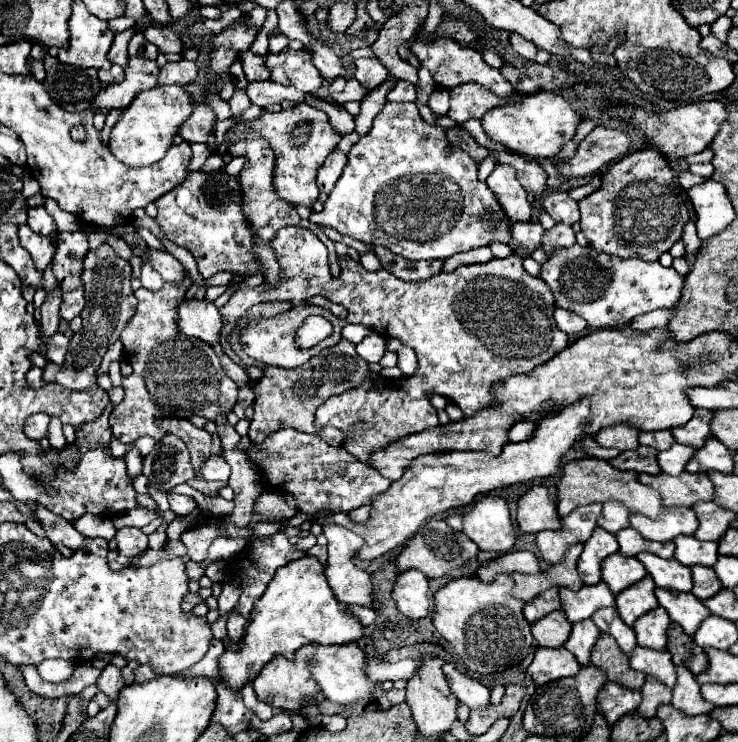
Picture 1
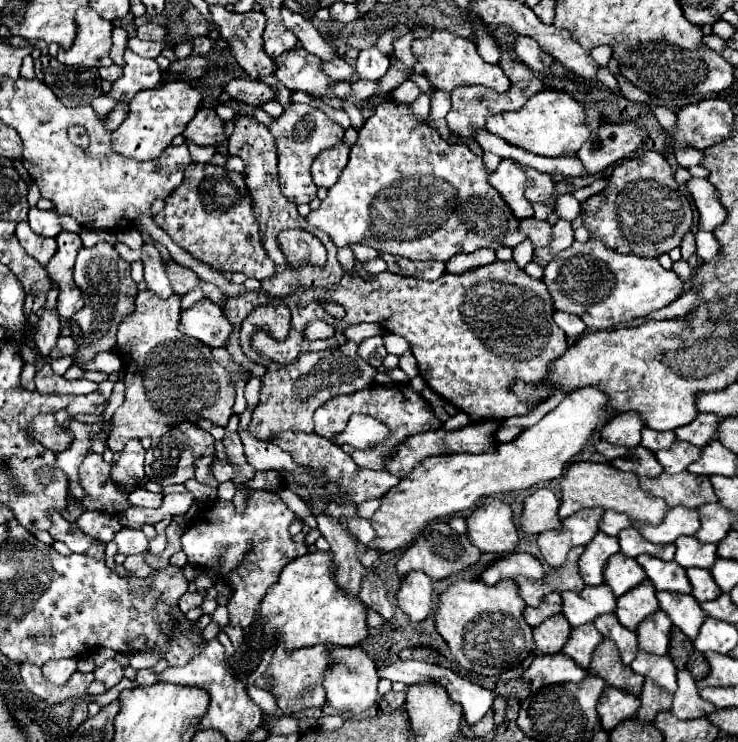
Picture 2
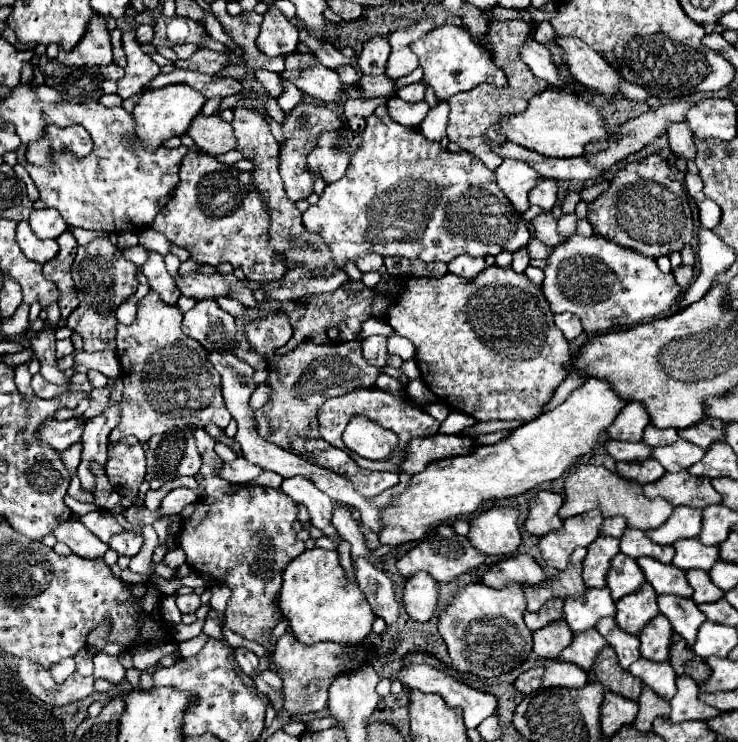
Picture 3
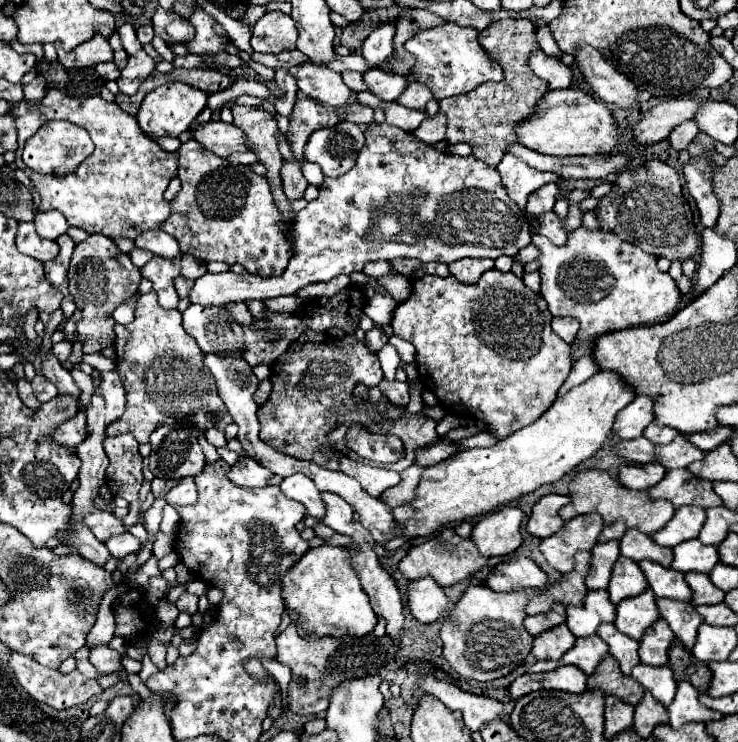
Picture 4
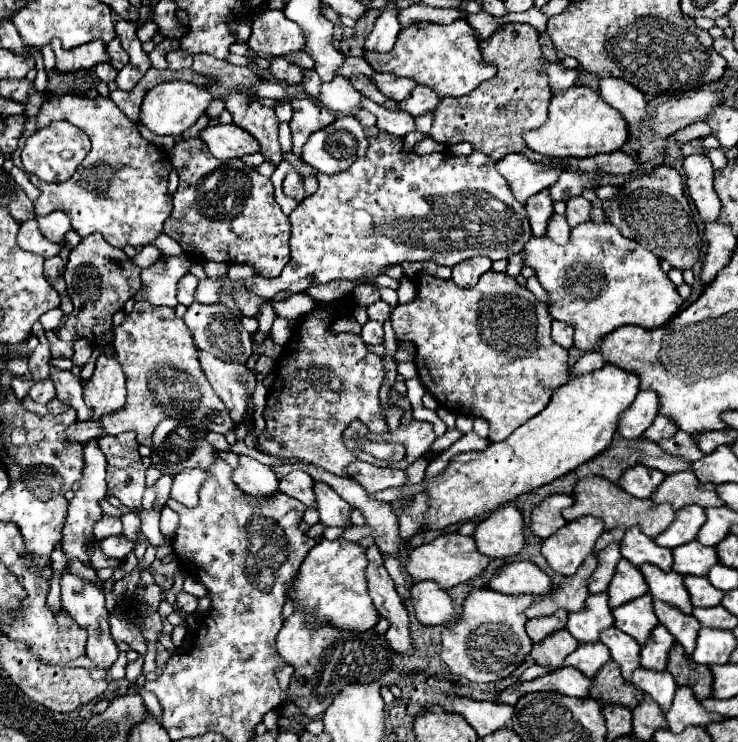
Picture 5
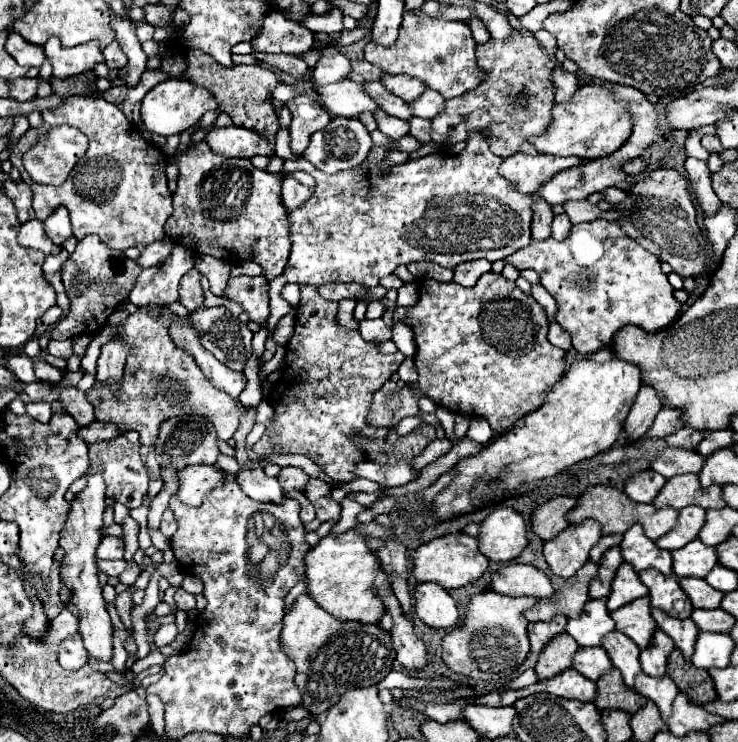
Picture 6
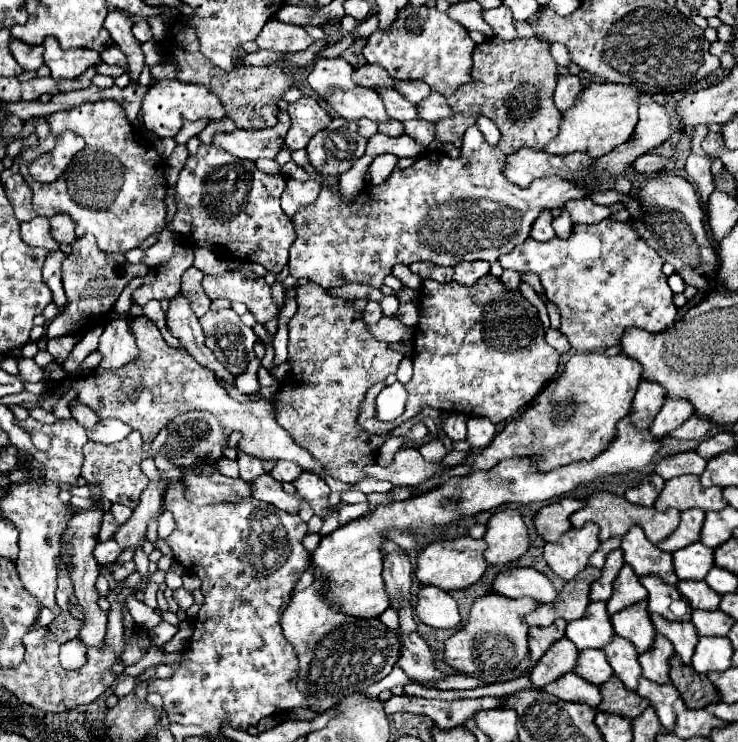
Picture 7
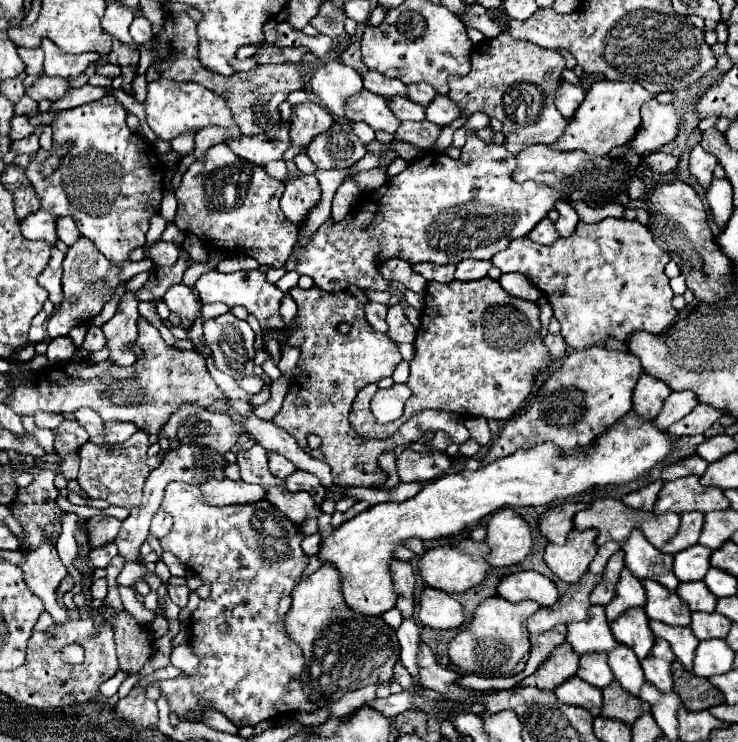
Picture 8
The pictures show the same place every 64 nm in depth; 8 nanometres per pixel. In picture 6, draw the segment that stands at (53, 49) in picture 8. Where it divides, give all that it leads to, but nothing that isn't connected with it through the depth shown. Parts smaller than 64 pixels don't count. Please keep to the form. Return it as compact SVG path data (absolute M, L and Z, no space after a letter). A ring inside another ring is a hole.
M52 36L44 44L44 52L46 52L46 58L54 66L54 76L56 78L74 76L74 74L92 70L98 62L104 62L102 50L94 42L80 44L80 46L74 46L74 48L62 48L60 40L56 36Z

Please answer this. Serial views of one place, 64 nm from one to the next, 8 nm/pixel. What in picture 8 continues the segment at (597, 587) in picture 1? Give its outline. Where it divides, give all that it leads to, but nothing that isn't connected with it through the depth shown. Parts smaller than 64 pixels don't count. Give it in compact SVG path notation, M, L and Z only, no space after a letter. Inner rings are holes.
M590 606L586 620L568 624L566 640L574 652L610 652L618 642L610 632L610 624L604 614L604 606Z

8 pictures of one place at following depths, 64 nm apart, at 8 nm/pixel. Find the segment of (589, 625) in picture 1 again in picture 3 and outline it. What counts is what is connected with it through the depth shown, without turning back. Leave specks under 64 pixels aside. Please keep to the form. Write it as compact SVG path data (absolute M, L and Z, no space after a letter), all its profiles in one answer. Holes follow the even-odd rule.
M590 628L590 630L584 630L584 632L576 632L574 638L572 638L572 644L562 650L560 660L578 664L582 670L590 670L594 660L596 660L596 656L598 656L598 652L604 646L606 646L606 640L596 628Z

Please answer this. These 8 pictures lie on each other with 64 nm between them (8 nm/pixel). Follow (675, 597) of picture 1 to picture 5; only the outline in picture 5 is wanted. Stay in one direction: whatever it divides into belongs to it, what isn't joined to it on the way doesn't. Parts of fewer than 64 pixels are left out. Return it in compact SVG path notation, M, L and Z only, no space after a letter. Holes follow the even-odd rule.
M660 600L654 602L654 610L656 610L660 624L664 624L668 628L668 632L684 646L684 650L688 654L692 654L694 646L696 646L700 622L692 614L684 614L684 612L680 612L680 608L674 608Z

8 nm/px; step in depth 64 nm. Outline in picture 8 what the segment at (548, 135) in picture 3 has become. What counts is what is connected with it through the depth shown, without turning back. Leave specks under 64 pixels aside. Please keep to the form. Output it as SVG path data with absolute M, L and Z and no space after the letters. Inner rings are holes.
M600 80L594 82L592 88L586 92L586 98L574 112L572 120L568 122L564 134L552 148L560 152L568 150L584 150L592 156L606 156L612 148L628 144L632 136L636 134L636 128L640 126L640 108L644 100L654 98L648 94L640 84L636 82L612 82L612 80Z

